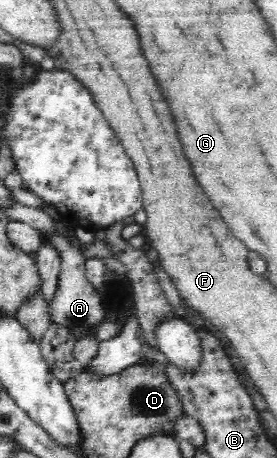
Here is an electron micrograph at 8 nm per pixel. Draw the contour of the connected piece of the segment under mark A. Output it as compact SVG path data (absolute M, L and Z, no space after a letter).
M54 235L53 239L48 240L59 252L61 258L58 287L48 307L51 321L58 325L64 325L75 336L75 339L91 337L91 327L104 321L104 307L101 304L101 296L95 291L93 284L87 280L85 270L87 259L81 250L72 247L63 235Z

